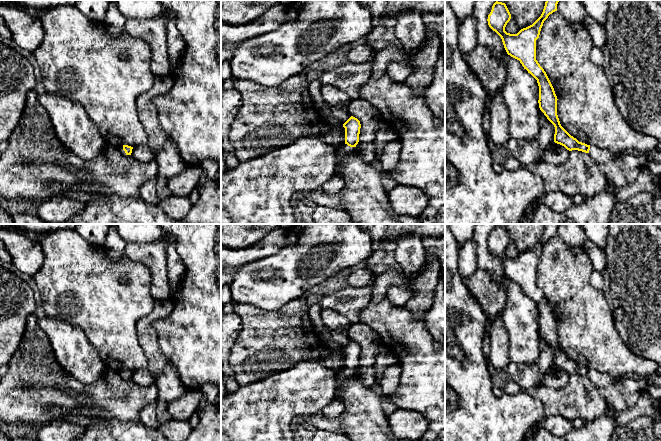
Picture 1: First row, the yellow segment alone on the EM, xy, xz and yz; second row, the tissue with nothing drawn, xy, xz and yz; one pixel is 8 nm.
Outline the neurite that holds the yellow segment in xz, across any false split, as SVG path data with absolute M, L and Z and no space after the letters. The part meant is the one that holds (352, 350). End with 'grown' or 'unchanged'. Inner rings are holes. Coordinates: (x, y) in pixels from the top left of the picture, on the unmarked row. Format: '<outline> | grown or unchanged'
M351 340L344 348L345 352L345 367L343 368L343 376L349 378L355 374L356 369L359 366L359 358L361 348L360 345Z | grown

